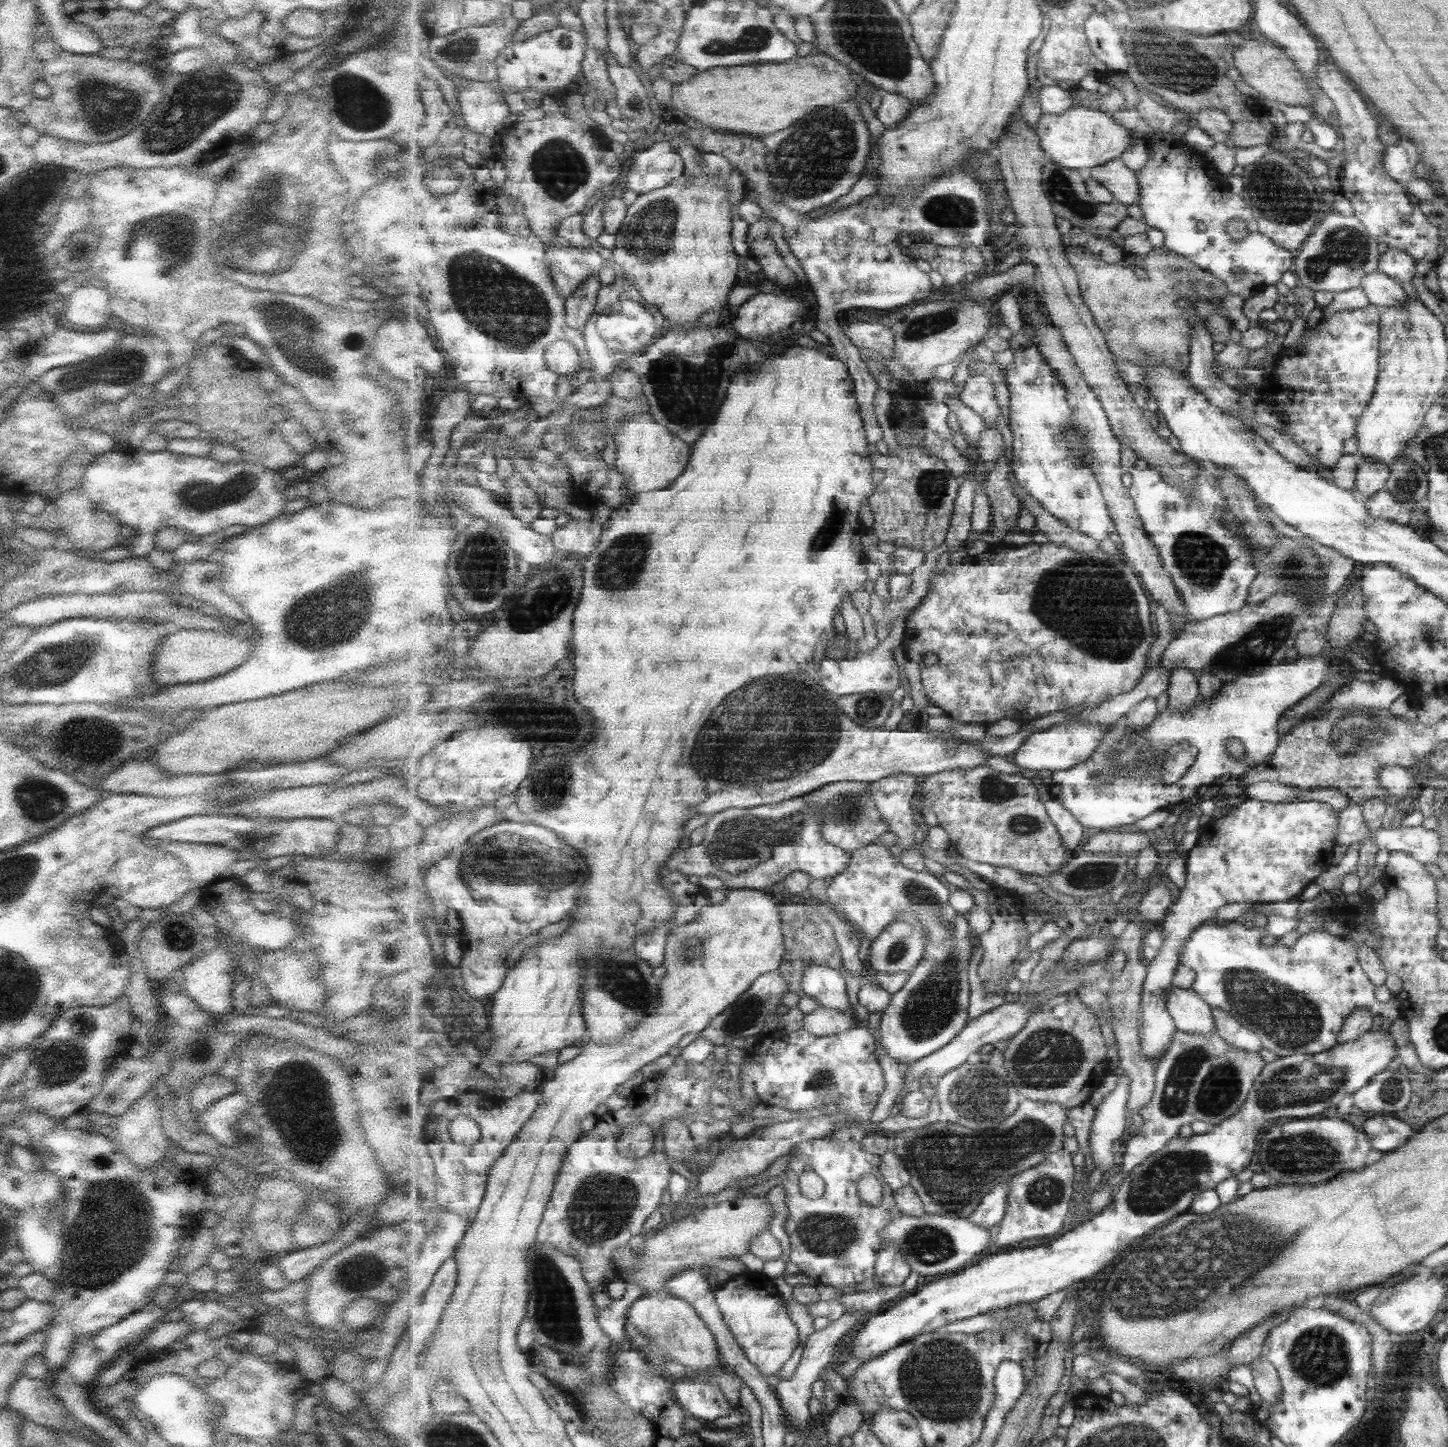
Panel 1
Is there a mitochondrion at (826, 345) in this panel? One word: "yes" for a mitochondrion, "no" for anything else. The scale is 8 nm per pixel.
no

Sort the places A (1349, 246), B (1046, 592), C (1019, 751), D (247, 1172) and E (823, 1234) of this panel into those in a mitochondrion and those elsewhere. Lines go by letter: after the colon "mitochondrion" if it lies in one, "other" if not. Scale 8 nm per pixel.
A: mitochondrion
B: mitochondrion
C: other
D: other
E: mitochondrion

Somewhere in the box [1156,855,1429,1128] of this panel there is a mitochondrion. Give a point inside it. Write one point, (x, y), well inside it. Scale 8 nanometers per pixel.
(1290, 1018)

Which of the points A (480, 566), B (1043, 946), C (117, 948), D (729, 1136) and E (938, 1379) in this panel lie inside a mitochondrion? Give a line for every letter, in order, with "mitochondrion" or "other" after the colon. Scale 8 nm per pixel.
A: mitochondrion
B: other
C: other
D: other
E: mitochondrion

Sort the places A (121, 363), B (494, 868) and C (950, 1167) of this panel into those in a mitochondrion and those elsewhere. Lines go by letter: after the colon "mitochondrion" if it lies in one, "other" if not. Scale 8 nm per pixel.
A: mitochondrion
B: mitochondrion
C: mitochondrion

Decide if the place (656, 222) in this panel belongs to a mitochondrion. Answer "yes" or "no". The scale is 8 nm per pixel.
yes

